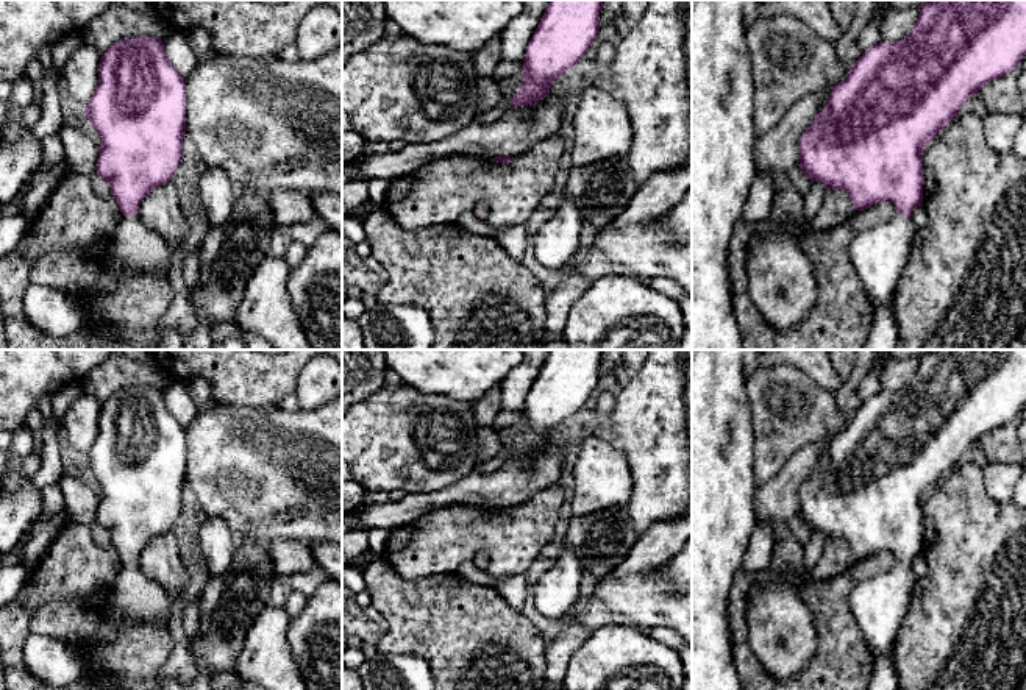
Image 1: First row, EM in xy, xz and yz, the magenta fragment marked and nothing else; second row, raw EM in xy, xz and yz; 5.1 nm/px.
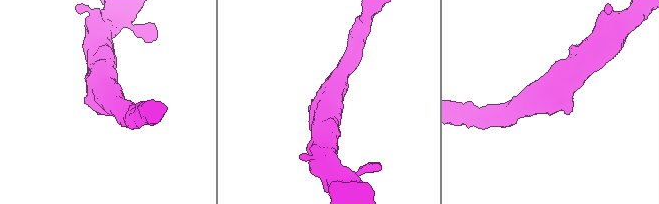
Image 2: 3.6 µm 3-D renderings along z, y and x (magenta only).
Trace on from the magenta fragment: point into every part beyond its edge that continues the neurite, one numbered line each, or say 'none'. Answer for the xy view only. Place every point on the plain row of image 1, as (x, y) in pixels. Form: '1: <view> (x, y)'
1: xy (133, 597)

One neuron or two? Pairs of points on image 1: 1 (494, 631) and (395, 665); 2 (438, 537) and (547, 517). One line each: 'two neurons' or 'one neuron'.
1: two neurons
2: one neuron

